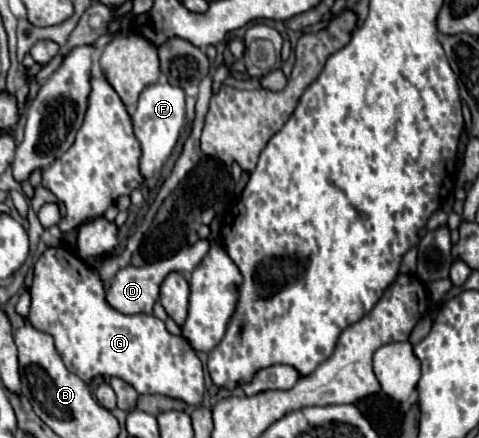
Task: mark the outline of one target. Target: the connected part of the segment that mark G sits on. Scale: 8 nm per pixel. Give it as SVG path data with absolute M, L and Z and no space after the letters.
M48 248L34 268L34 282L30 286L32 306L28 314L28 322L50 334L54 338L56 350L64 360L66 368L80 376L84 382L90 382L94 376L118 376L128 382L138 394L162 394L168 398L176 398L186 402L188 406L202 404L204 398L204 370L196 352L190 348L188 340L182 336L174 336L166 330L164 322L152 314L134 314L126 316L116 312L106 304L106 292L102 280L96 272L92 272L78 256L68 252L66 248Z

